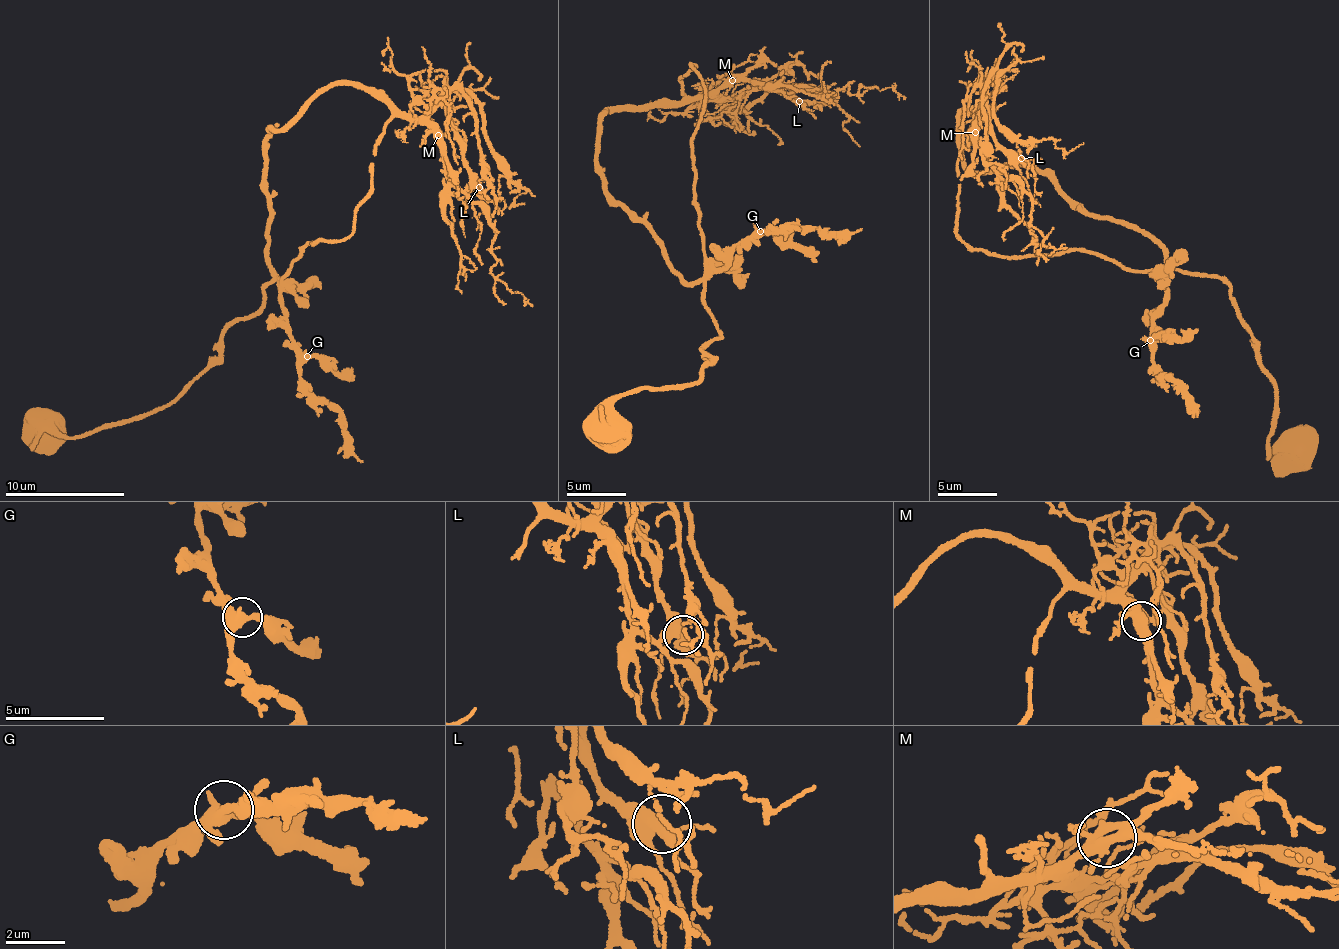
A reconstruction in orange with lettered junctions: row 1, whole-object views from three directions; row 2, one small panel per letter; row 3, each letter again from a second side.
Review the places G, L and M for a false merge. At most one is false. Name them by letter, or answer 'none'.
none

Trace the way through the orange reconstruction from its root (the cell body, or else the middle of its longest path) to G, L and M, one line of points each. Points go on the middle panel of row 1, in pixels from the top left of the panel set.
G: (623, 211), (650, 226), (665, 264), (689, 283), (720, 267), (760, 231)
L: (623, 211), (607, 192), (597, 158), (603, 112), (679, 107), (704, 94), (730, 97), (760, 86), (799, 101)
M: (623, 211), (602, 176), (599, 117), (619, 106), (679, 107), (704, 100), (732, 79)

